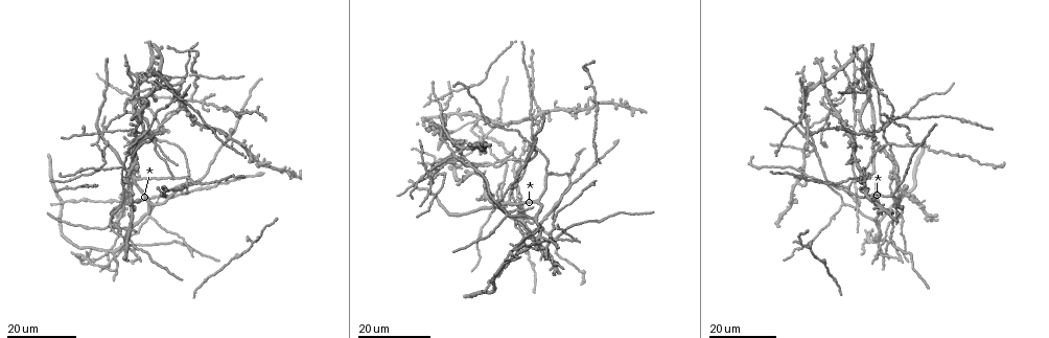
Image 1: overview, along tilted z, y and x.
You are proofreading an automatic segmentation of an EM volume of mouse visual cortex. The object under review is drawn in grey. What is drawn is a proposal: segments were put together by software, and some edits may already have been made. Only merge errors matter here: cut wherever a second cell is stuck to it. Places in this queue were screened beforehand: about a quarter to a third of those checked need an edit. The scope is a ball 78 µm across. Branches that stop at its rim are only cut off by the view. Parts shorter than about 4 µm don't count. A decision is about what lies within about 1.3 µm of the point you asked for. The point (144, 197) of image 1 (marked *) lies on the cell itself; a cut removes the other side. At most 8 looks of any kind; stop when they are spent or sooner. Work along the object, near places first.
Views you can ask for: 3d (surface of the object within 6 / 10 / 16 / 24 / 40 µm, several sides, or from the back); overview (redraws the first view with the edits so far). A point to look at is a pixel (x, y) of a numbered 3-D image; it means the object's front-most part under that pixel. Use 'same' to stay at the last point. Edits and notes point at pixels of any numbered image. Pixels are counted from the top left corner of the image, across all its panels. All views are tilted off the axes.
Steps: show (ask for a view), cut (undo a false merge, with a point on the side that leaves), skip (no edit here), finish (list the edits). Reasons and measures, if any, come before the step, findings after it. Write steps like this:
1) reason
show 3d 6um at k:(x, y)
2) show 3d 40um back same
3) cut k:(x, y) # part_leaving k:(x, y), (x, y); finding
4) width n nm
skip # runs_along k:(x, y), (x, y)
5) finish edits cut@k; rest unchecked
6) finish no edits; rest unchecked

show 3d 24um at 1:(135, 177)

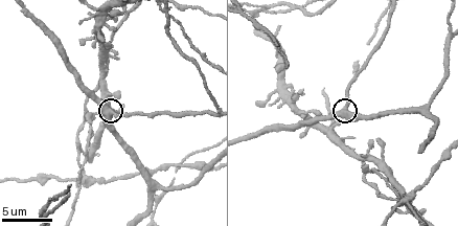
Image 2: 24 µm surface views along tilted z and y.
zoom in
show 3d 10um at 2:(114, 117)

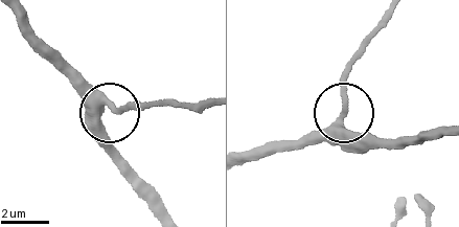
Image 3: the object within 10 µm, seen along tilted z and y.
skip # runs_along 3:(162, 211), (106, 134), (108, 107), (56, 68); continuous, no second cell

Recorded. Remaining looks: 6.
four-way junction
show 3d 6um at 2:(168, 14)

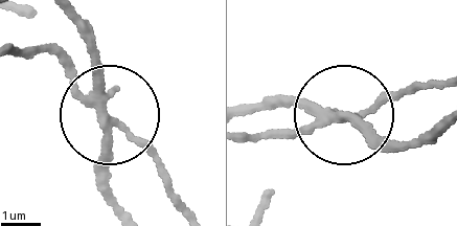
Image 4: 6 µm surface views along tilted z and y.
show 3d 6um back at 4:(117, 122)

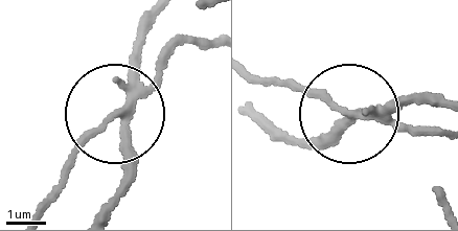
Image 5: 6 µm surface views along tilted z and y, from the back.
side_arm 10 um
cut 5:(85, 132) # part_leaving 5:(366, 120), (304, 89), (255, 79); two cells meet here

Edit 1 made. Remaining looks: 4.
show 3d 16um at 1:(783, 172)

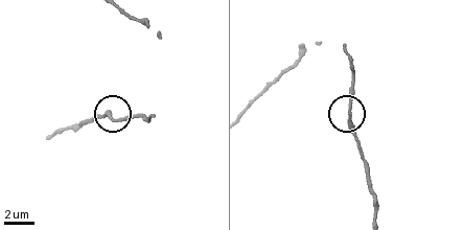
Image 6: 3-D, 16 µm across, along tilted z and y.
zoom in
show 3d 6um at 6:(351, 111)

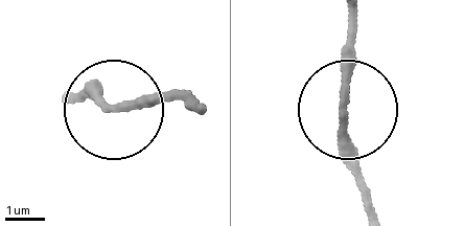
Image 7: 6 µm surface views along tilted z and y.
skip # runs_along 7:(72, 102), (93, 93), (117, 108), (184, 102); all the same cell

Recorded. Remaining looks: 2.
four arms meet
show 3d 16um at 1:(537, 243)

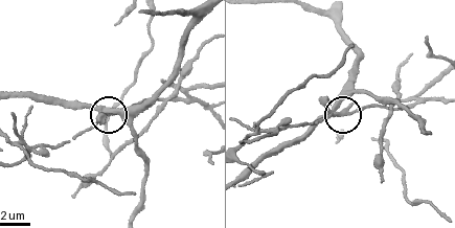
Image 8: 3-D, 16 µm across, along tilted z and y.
show 3d 6um at 8:(341, 114)

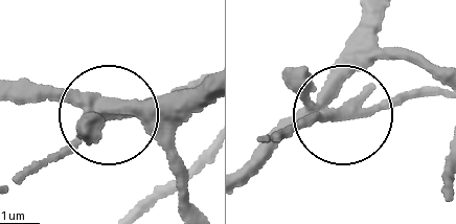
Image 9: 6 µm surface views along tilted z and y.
cut 9:(366, 92) # part_leaving 9:(318, 108), (436, 95); a second cell is stuck on

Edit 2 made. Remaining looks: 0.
finish edits cut@5, cut@9; rest unchecked

